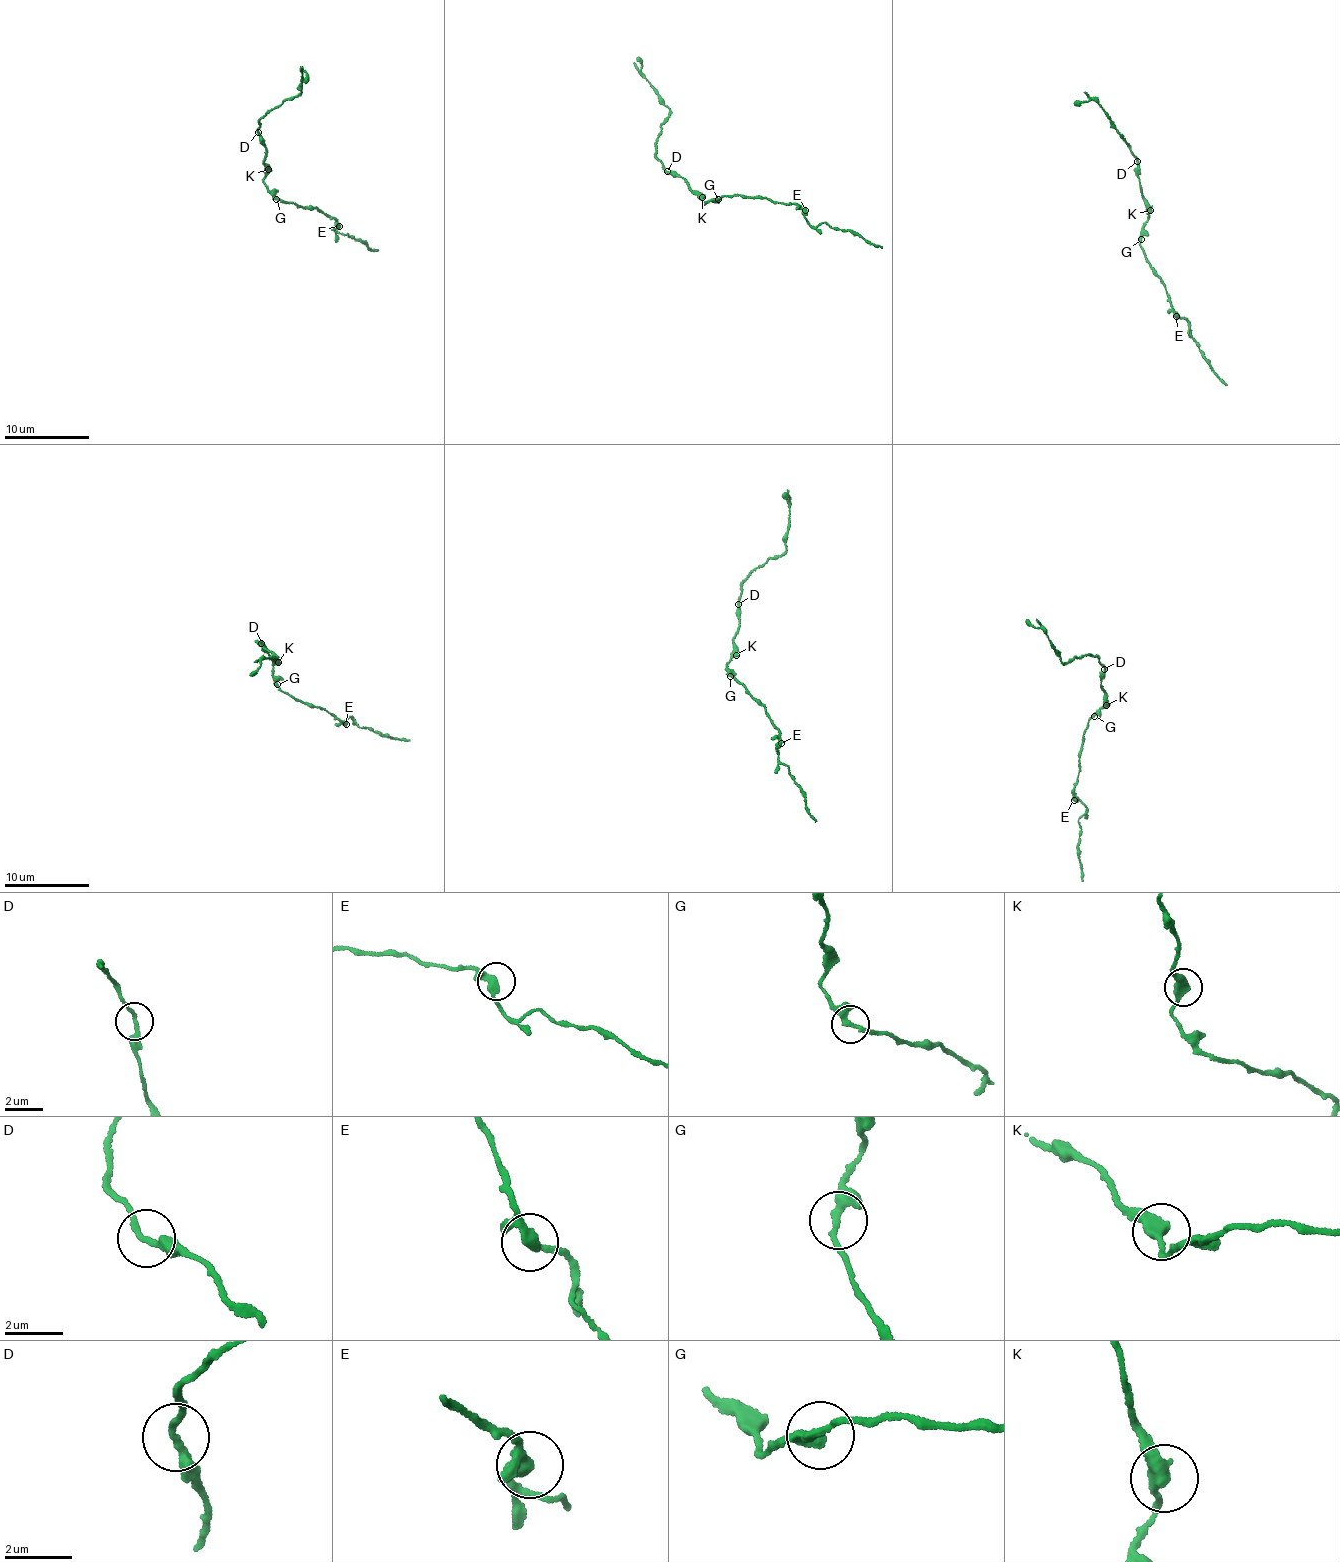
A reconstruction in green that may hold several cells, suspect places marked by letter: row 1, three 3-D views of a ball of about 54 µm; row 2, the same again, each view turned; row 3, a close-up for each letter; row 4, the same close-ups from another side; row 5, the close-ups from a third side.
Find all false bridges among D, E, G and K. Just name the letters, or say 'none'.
none

